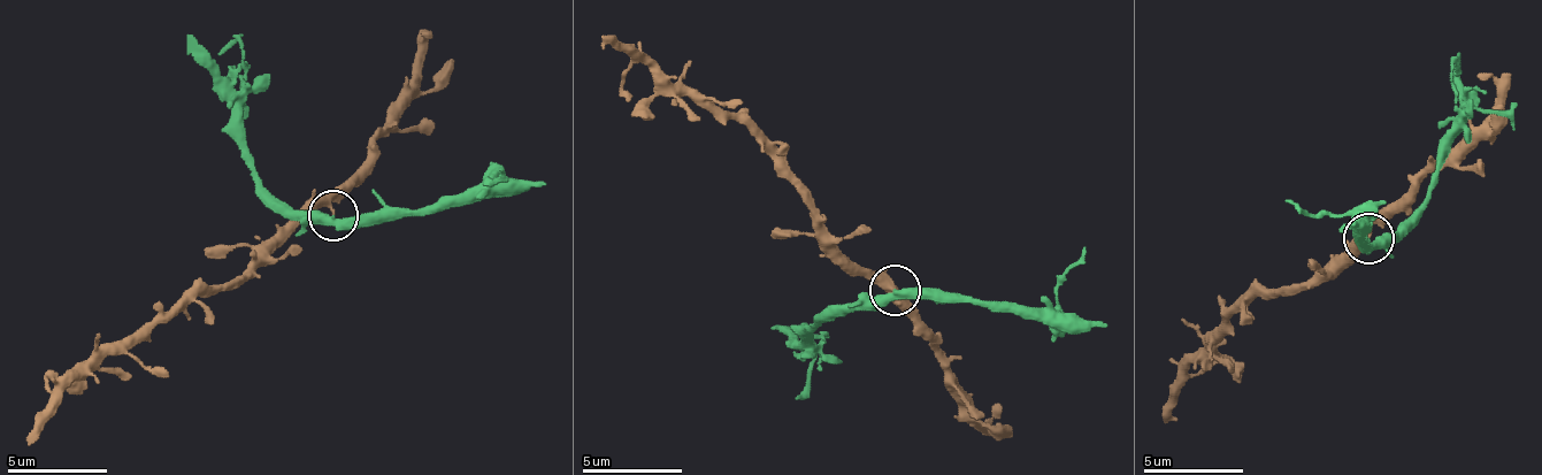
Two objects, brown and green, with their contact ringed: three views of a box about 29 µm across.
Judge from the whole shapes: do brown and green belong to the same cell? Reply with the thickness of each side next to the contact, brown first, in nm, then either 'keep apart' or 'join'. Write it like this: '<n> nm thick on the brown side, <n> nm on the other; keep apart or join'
200 nm thick on the brown side, 360 nm on the other; keep apart

